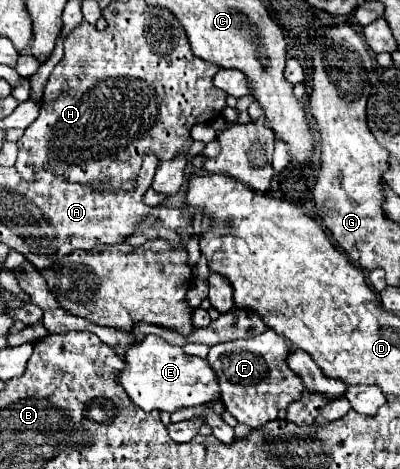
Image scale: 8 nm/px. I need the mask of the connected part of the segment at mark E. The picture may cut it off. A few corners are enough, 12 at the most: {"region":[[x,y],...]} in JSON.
{"region":[[158,336],[128,350],[120,384],[146,412],[222,398],[204,358]]}

